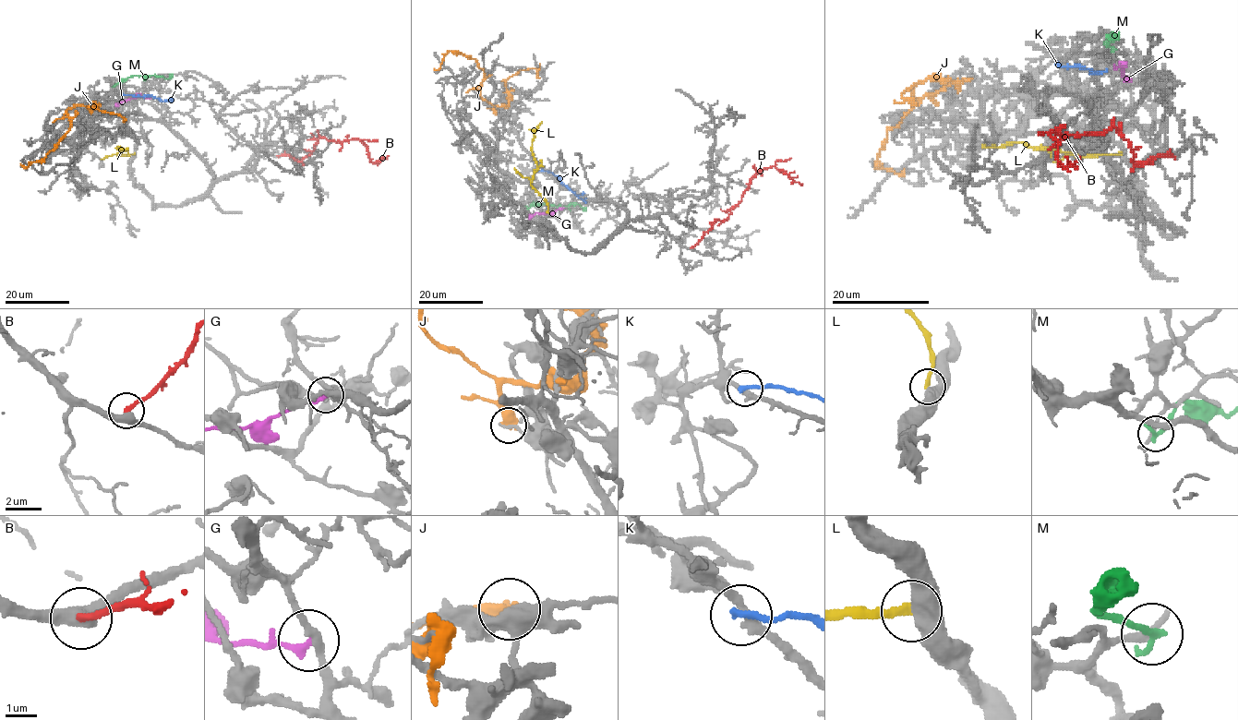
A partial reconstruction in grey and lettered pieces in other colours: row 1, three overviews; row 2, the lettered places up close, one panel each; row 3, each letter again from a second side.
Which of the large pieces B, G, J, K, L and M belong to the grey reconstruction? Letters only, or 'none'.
B

